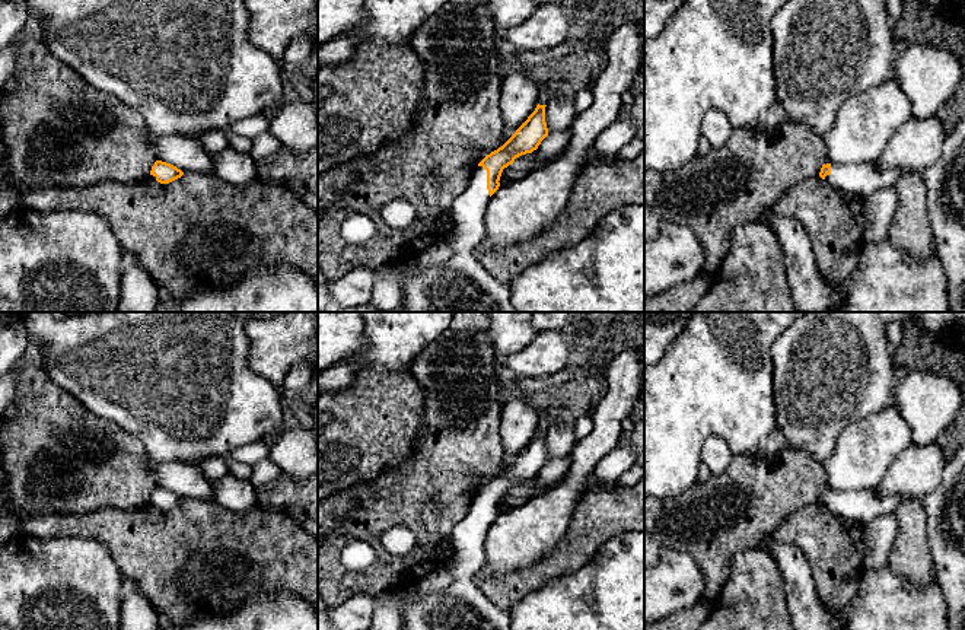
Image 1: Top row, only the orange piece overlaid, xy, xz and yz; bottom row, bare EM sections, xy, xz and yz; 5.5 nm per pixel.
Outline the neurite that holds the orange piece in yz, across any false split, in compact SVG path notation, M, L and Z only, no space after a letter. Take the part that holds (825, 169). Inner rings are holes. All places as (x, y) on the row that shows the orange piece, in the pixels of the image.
M864 162L827 163L822 165L819 176L835 188L864 200L880 188L894 187L904 174L896 168L879 169L873 162Z

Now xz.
M538 104L516 133L475 166L468 187L452 201L449 225L453 236L445 241L452 249L452 257L446 262L424 268L415 261L401 265L402 299L394 312L516 312L510 303L510 286L496 280L478 262L474 251L485 239L484 214L491 195L500 187L503 169L516 158L536 150L548 136L545 106Z

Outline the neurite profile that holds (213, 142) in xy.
M208 130L198 137L203 149L213 158L229 147L226 133L222 130Z

